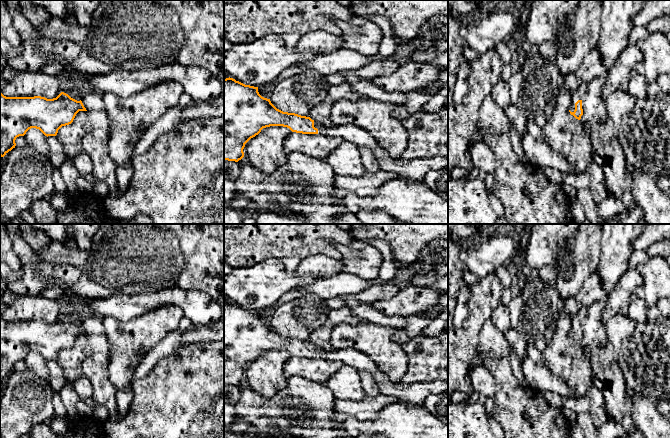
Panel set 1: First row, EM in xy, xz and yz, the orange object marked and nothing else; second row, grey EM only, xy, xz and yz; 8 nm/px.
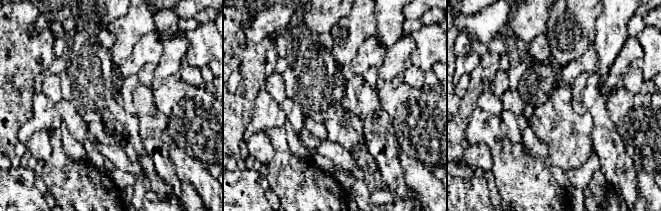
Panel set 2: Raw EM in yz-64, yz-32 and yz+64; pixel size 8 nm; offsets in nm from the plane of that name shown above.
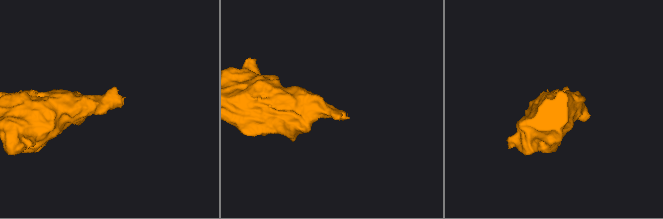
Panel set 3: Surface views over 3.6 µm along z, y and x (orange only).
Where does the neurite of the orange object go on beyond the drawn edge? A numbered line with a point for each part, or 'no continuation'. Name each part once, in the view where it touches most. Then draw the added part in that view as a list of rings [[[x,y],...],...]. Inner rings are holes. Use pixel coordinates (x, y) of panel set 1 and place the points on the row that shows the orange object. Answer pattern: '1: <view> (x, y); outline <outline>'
1: yz (577, 94); outline [[[582,83],[579,85],[575,90],[571,91],[571,105],[569,110],[574,112],[575,110],[575,103],[578,100],[582,100],[585,94],[587,93],[587,83]]]

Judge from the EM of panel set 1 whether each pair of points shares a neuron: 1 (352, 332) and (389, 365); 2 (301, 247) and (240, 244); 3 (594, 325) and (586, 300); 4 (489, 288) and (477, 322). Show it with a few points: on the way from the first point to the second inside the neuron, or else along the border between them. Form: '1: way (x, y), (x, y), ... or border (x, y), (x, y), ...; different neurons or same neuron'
1: way (361, 337), (380, 356); same neuron
2: way (286, 244), (255, 244); same neuron
3: border (604, 300), (596, 300), (587, 307); different neurons
4: way (485, 296), (479, 305), (477, 314); same neuron

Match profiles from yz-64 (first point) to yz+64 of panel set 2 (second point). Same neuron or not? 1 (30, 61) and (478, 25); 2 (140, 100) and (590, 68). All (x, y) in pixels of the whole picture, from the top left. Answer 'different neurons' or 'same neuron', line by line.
1: different neurons
2: different neurons

